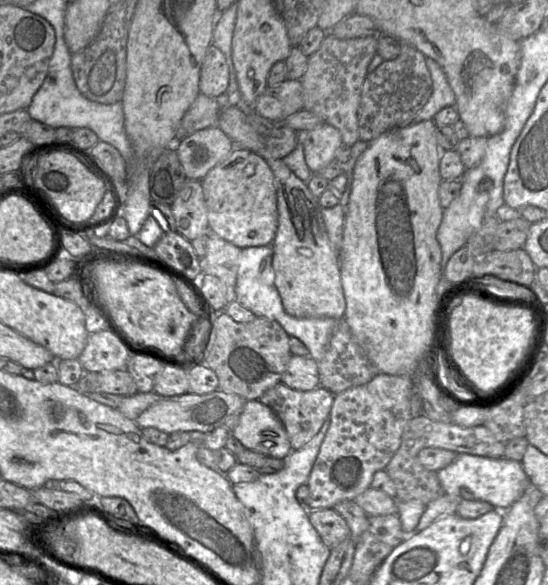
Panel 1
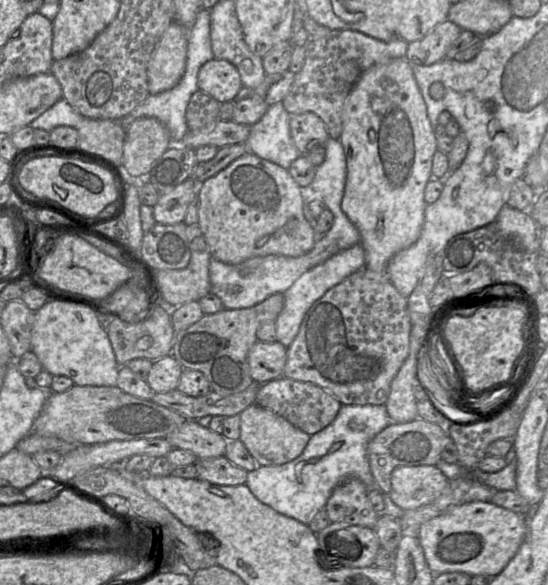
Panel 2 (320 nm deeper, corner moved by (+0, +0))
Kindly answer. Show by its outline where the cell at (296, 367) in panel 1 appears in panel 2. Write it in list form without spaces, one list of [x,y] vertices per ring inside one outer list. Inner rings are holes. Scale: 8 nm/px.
[[[257,341],[249,350],[250,375],[257,384],[263,384],[283,375],[287,360],[287,347],[278,341]]]

